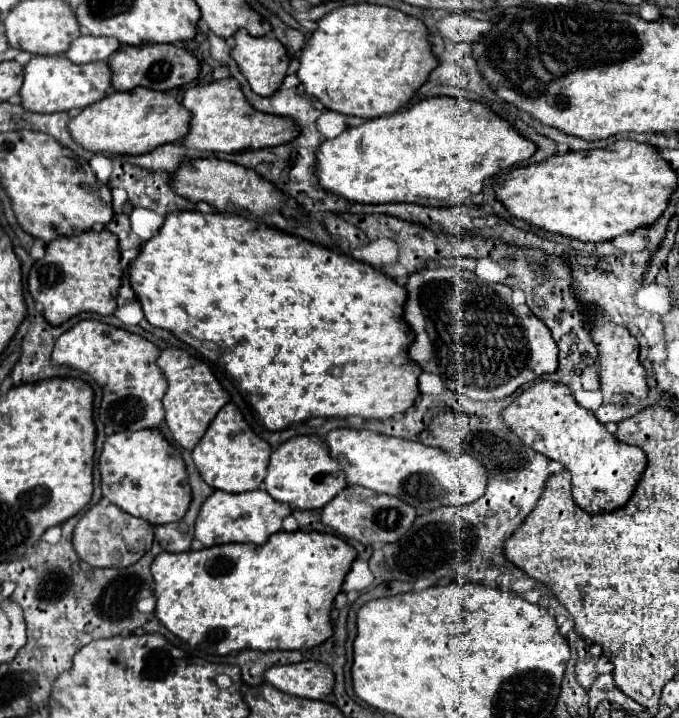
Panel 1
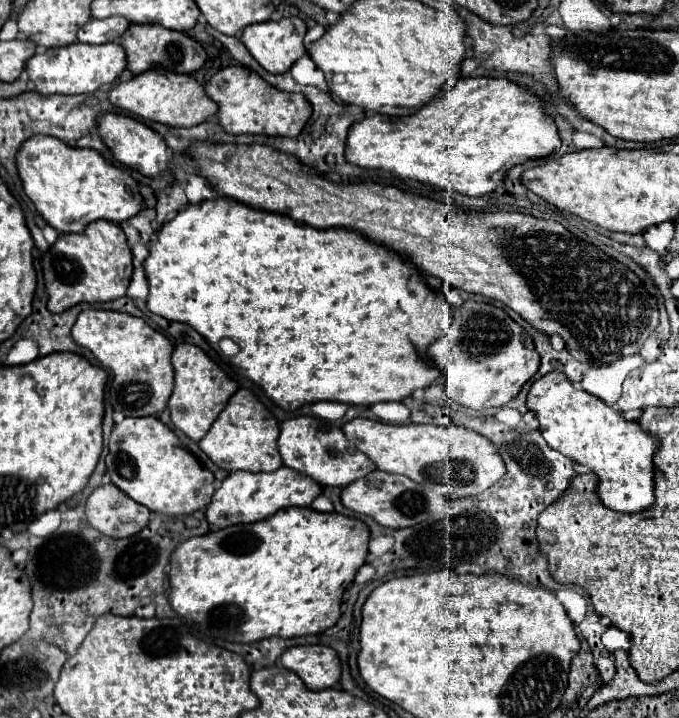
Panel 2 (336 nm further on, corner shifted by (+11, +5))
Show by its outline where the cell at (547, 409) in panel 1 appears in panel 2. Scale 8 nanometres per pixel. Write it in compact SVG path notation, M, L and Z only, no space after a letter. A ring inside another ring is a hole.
M551 371L531 385L527 407L535 411L539 431L549 447L593 469L599 477L597 491L605 507L619 513L635 513L655 503L653 457L659 449L659 441L637 421L623 419L621 413L603 399L573 387L559 371Z

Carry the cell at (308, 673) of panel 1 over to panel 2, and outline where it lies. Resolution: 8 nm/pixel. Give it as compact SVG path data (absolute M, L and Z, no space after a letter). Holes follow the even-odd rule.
M297 645L281 655L281 665L295 671L309 689L333 687L341 677L341 661L335 649L325 645Z

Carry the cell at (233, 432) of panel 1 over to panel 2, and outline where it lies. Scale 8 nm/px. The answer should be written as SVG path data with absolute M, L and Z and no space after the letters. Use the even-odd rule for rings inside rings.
M239 389L233 399L229 399L225 411L221 411L199 447L215 465L225 471L275 471L283 465L277 449L277 437L279 425L275 415L249 389Z

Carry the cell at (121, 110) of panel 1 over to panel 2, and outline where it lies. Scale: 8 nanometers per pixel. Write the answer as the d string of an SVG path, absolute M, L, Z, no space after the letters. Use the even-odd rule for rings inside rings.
M161 67L149 69L141 75L135 75L131 81L119 83L109 91L109 101L129 115L171 127L193 127L217 113L217 103L205 93L205 87L195 77L183 73L171 75L171 71L165 71Z

